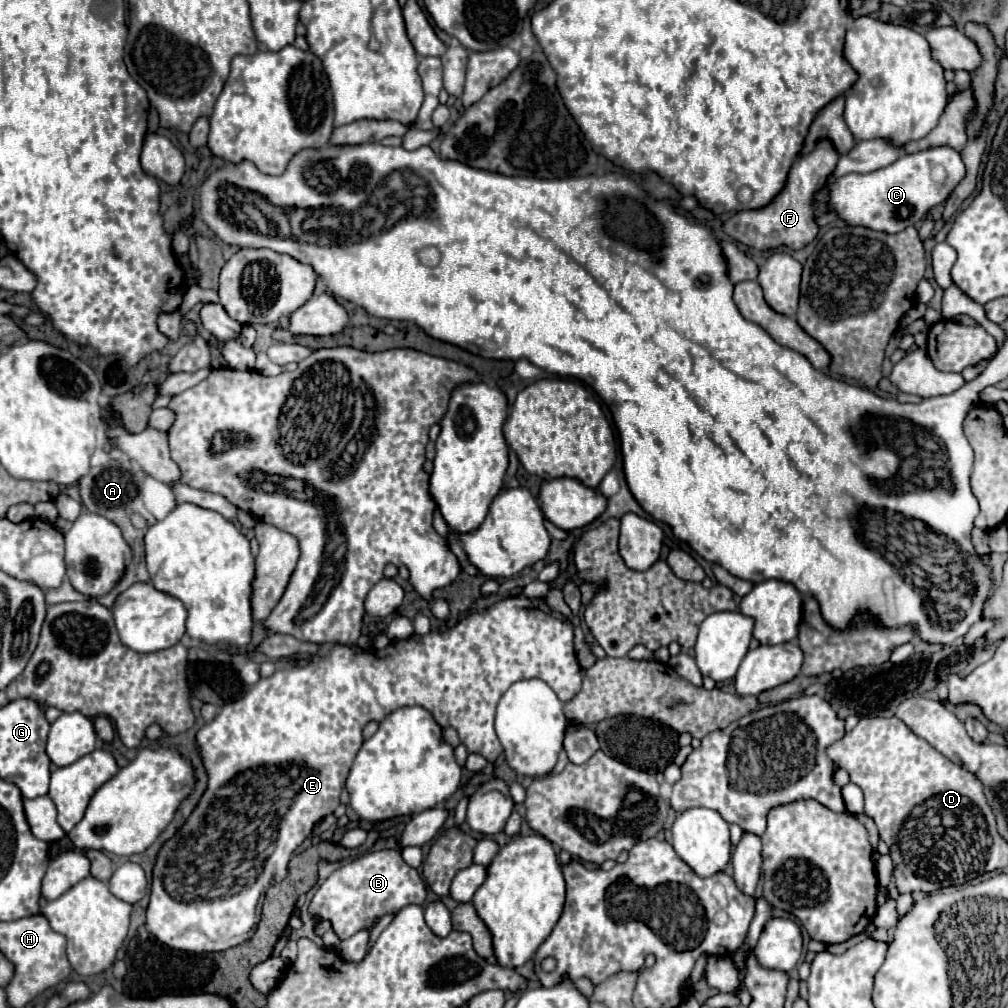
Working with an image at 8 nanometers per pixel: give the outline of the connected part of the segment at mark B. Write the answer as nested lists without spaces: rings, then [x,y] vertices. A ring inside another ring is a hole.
[[[377,850],[363,854],[335,870],[315,892],[309,904],[309,914],[311,918],[331,922],[331,928],[339,938],[351,938],[361,930],[373,930],[385,914],[395,914],[409,904],[423,906],[425,898],[425,882],[421,882],[415,868],[405,864],[401,852]]]

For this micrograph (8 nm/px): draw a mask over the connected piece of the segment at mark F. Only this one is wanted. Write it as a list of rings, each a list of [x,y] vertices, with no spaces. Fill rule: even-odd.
[[[819,142],[815,152],[801,156],[787,178],[787,184],[783,188],[783,192],[765,208],[761,210],[745,210],[745,212],[737,212],[735,216],[731,216],[727,222],[723,222],[723,232],[727,236],[731,236],[733,240],[749,246],[749,248],[757,248],[757,250],[771,250],[771,248],[779,248],[779,246],[787,246],[791,250],[801,250],[807,244],[811,244],[819,232],[819,226],[815,222],[815,214],[813,214],[813,196],[817,190],[821,190],[827,184],[827,178],[835,172],[839,154],[833,150],[833,146],[829,142]]]

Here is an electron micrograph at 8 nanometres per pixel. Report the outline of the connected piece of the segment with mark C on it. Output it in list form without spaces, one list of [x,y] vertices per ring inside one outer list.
[[[941,146],[917,154],[905,154],[889,168],[881,168],[869,174],[851,172],[837,178],[829,186],[829,204],[847,224],[893,234],[923,220],[929,210],[943,204],[963,178],[965,164],[961,154],[953,148]]]

